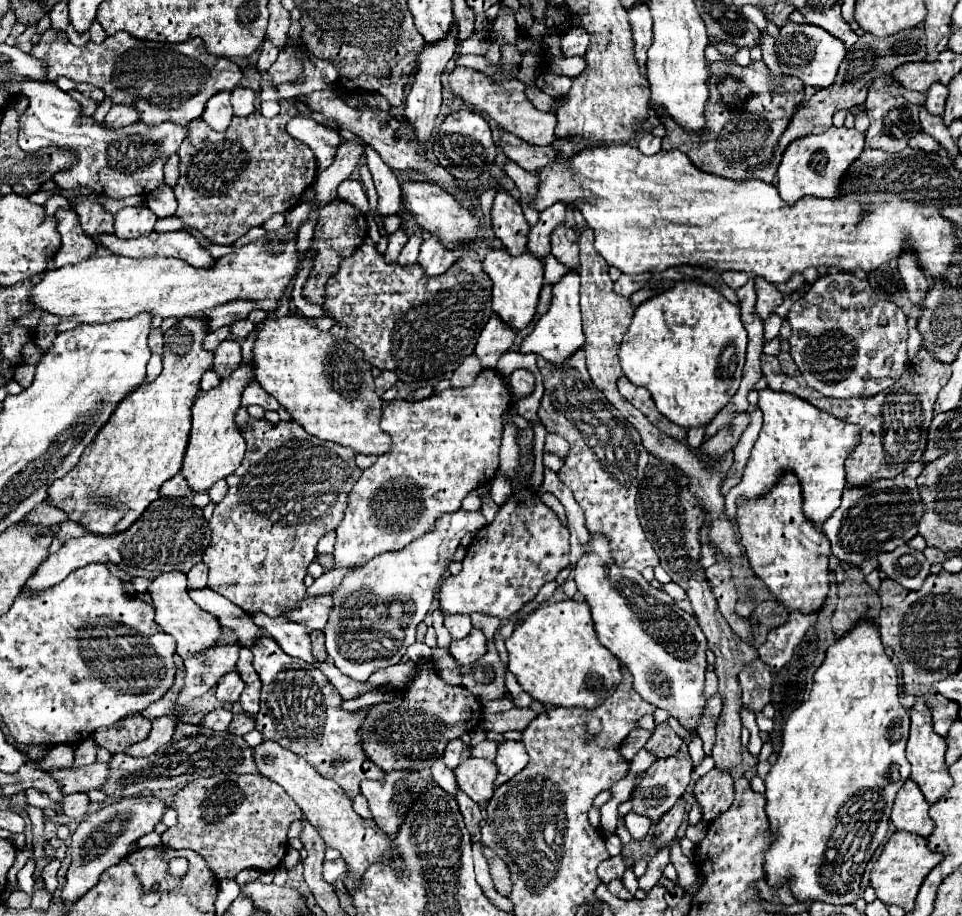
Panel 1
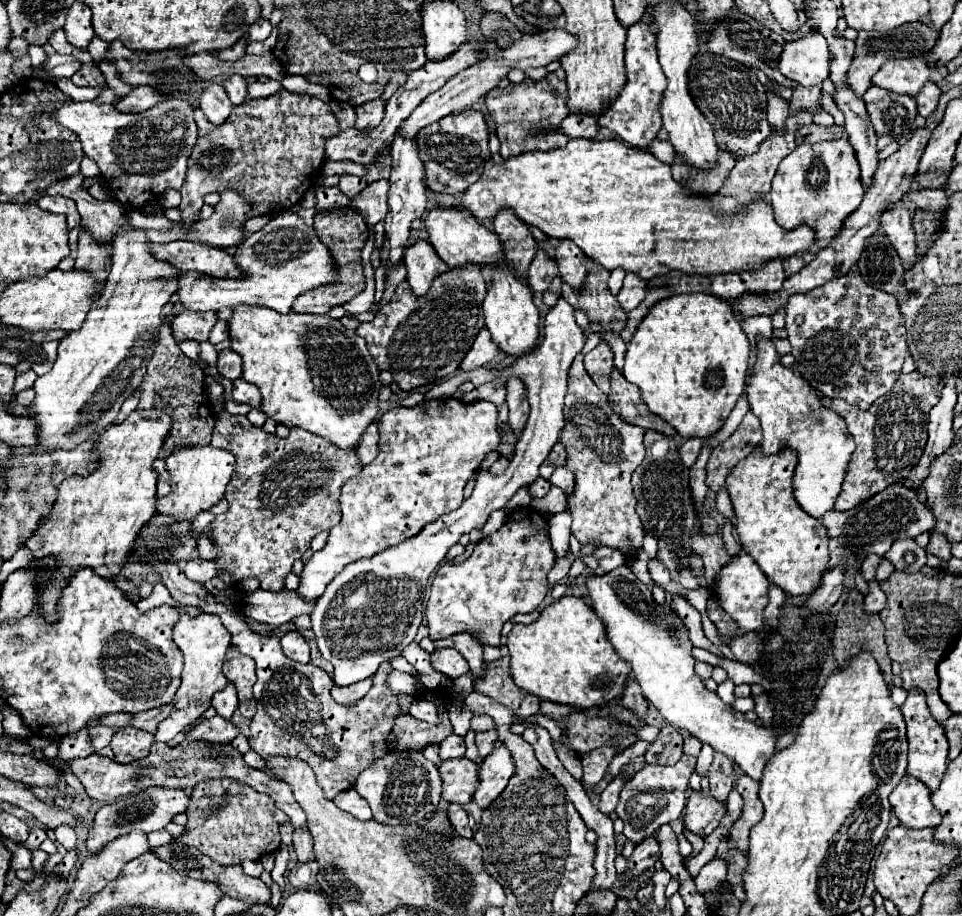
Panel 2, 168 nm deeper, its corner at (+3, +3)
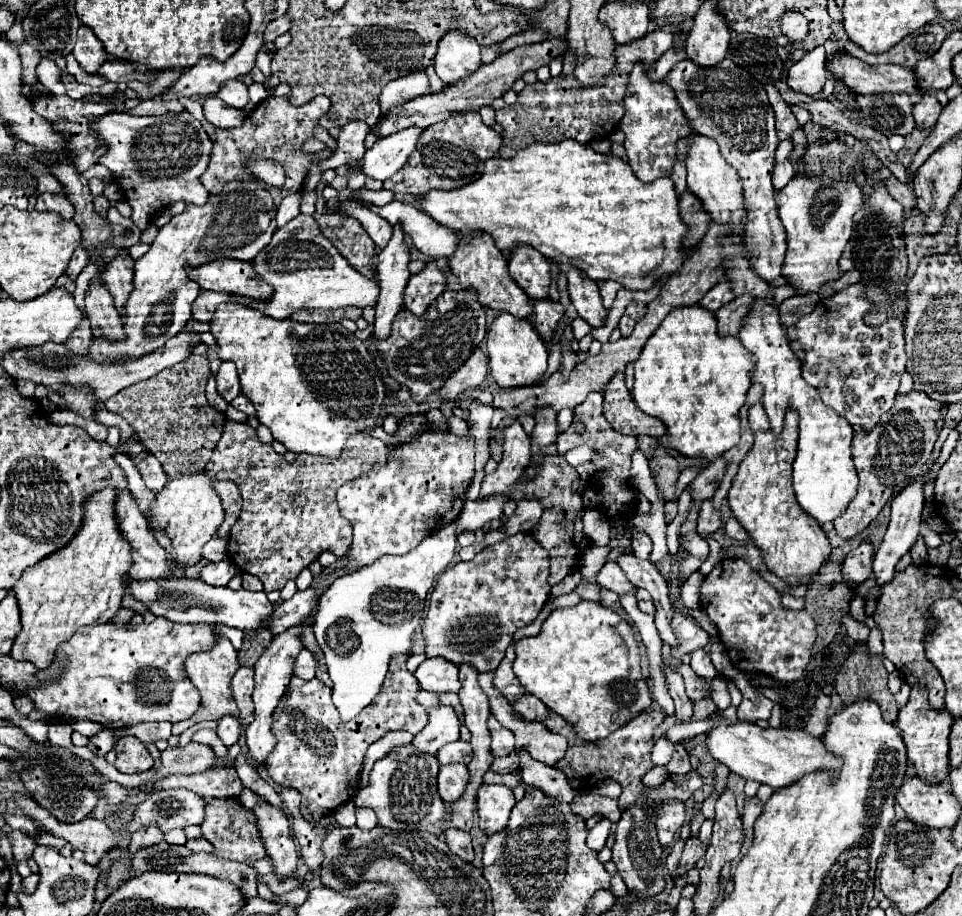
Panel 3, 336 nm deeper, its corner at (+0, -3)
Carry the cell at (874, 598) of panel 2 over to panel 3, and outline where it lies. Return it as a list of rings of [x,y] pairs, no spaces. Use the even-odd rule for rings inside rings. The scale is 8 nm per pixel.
[[[874,628],[870,632],[870,638],[868,638],[868,654],[870,656],[880,656],[882,654],[882,634],[878,628]]]

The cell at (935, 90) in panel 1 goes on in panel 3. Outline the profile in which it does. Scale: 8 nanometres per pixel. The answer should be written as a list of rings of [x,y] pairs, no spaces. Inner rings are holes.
[[[924,94],[920,100],[916,100],[912,116],[916,122],[916,128],[934,128],[934,122],[938,120],[938,114],[942,112],[942,106],[932,94]]]

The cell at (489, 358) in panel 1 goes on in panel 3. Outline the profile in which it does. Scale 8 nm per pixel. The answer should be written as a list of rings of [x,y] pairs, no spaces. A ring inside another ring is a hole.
[[[478,348],[454,374],[450,374],[450,378],[446,378],[444,386],[438,390],[438,396],[442,400],[454,400],[460,392],[478,388],[486,376],[488,376],[488,358]]]

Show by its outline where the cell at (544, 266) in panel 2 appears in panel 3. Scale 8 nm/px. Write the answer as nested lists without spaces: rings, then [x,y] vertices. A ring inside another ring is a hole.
[[[536,300],[534,304],[534,328],[542,334],[542,340],[548,344],[554,338],[558,322],[564,318],[564,306],[554,304],[552,300]]]

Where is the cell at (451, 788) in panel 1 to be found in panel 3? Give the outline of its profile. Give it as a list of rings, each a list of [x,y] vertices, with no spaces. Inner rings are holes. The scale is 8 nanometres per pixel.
[[[450,706],[432,708],[428,726],[414,736],[412,744],[422,752],[436,754],[448,742],[458,740],[458,730],[460,730],[460,722]]]

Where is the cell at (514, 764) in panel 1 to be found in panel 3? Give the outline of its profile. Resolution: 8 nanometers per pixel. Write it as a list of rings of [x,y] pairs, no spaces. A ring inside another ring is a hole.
[[[482,784],[476,798],[480,828],[486,836],[502,832],[508,826],[510,812],[516,804],[512,788],[504,784]]]

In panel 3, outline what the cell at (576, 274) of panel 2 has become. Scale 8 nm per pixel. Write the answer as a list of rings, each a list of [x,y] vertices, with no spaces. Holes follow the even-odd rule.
[[[570,268],[568,270],[568,292],[570,292],[572,306],[576,308],[582,320],[586,320],[592,328],[604,326],[608,310],[602,304],[602,296],[600,296],[596,282],[586,278],[580,270]]]

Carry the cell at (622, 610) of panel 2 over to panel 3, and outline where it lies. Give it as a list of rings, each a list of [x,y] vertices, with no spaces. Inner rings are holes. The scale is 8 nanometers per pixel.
[[[736,722],[734,726],[720,724],[714,728],[706,738],[710,754],[728,766],[734,774],[756,780],[760,784],[768,784],[772,788],[786,788],[792,786],[798,778],[826,770],[832,780],[838,778],[838,772],[842,770],[842,758],[828,752],[822,738],[816,738],[808,734],[806,730],[790,730],[790,728],[758,728],[756,724],[748,722]]]

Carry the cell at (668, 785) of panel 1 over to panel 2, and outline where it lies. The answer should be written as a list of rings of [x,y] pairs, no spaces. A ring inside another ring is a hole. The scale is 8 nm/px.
[[[683,754],[681,760],[673,766],[645,764],[637,774],[633,774],[633,778],[623,788],[621,800],[615,810],[617,816],[625,822],[623,834],[627,836],[629,842],[639,844],[643,838],[655,834],[659,826],[681,816],[687,804],[687,786],[689,786],[689,776],[695,770],[695,760],[697,760],[695,756]]]

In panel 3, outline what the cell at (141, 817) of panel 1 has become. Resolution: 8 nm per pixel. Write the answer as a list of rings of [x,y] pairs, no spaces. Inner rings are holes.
[[[186,788],[156,790],[134,812],[134,820],[128,824],[128,832],[136,832],[142,826],[158,824],[162,832],[186,826],[200,826],[204,820],[206,800]]]

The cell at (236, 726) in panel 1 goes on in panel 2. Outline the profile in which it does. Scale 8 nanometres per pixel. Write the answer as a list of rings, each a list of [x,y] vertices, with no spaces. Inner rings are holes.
[[[213,716],[213,718],[197,724],[187,734],[187,738],[205,740],[205,742],[231,742],[237,734],[239,734],[239,728],[233,722],[223,720],[221,716]]]

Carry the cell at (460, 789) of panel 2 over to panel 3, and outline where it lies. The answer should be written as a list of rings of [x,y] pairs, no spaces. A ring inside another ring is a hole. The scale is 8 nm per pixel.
[[[446,764],[438,772],[438,794],[446,804],[456,802],[468,784],[468,768],[464,764]]]

